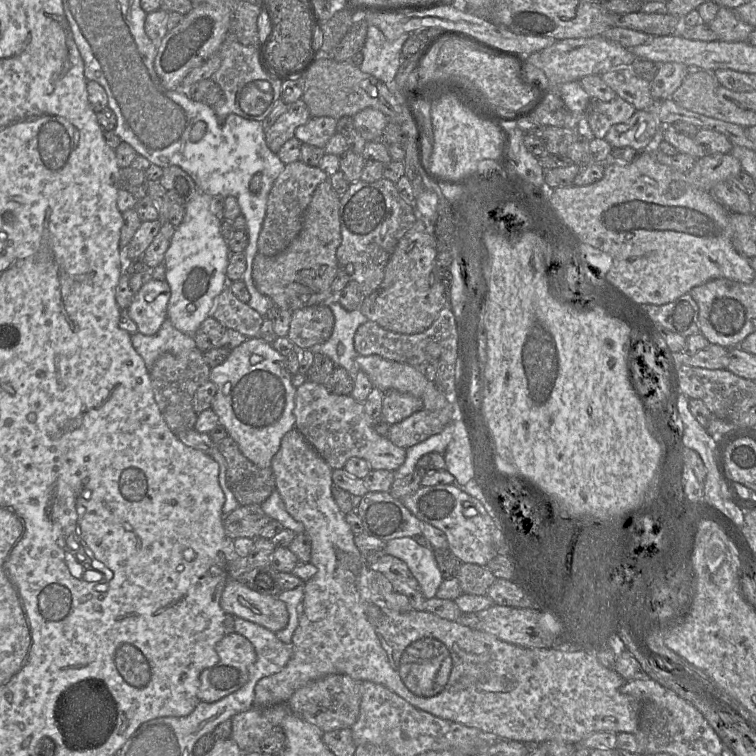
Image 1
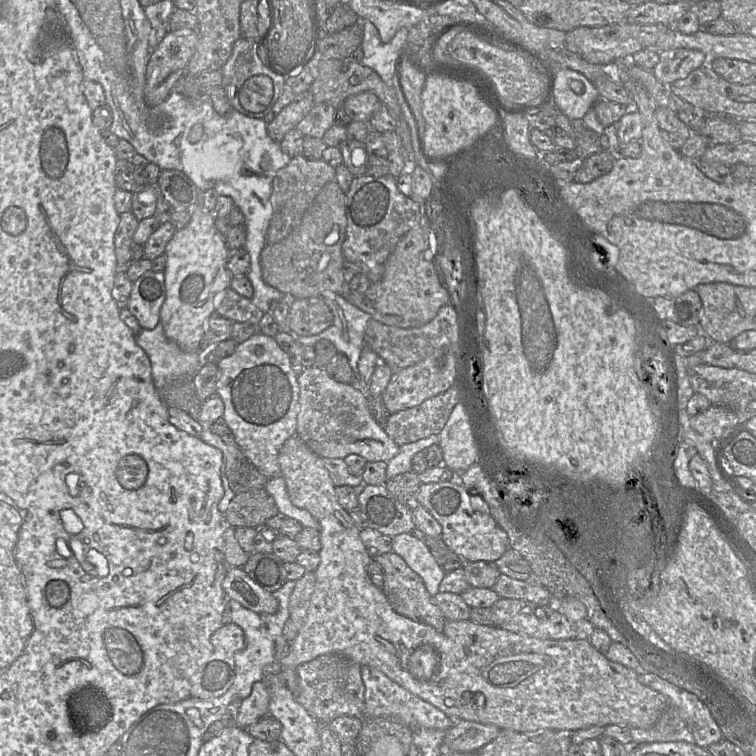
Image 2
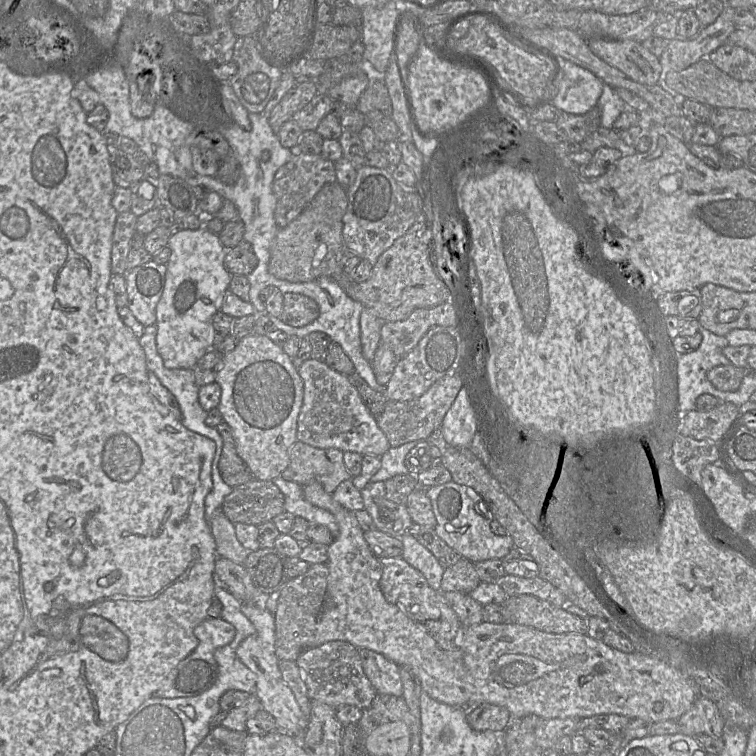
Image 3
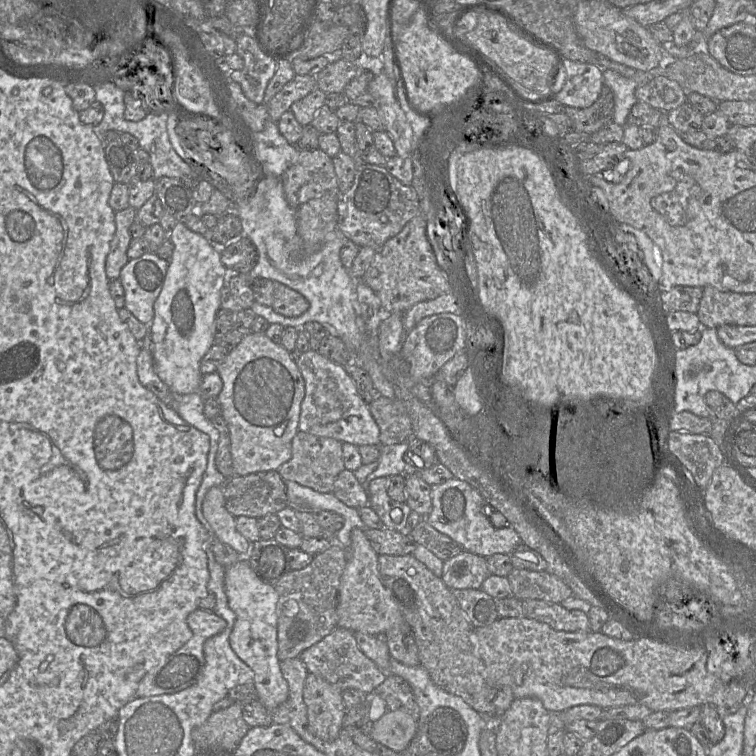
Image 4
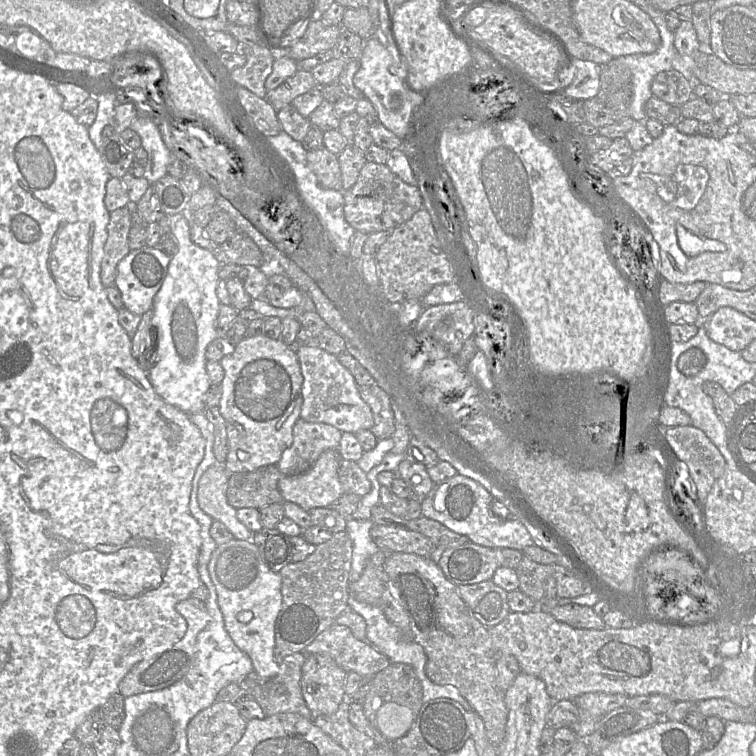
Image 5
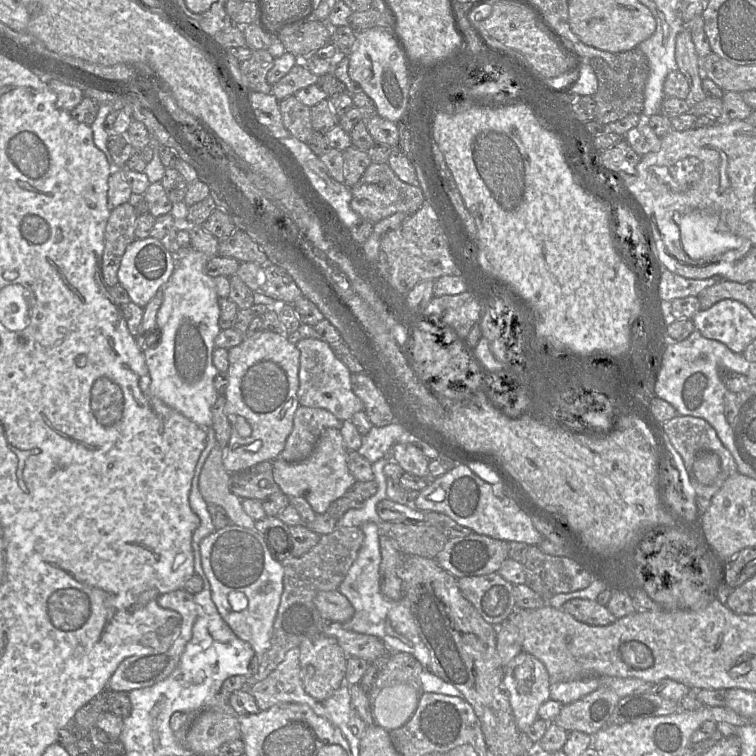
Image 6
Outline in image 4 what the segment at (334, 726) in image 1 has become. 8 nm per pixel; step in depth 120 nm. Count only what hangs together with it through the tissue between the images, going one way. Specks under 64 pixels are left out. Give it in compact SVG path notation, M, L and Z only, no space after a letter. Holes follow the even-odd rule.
M337 627L321 641L303 651L299 657L308 673L322 677L342 692L356 689L366 695L377 688L388 675L359 649L354 632L346 628Z

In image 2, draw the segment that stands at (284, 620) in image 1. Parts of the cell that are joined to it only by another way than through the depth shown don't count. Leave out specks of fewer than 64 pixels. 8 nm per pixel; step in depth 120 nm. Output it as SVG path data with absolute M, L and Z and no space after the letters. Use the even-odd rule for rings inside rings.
M228 568L222 588L227 599L232 599L259 615L274 614L278 611L278 600L258 586L242 568Z

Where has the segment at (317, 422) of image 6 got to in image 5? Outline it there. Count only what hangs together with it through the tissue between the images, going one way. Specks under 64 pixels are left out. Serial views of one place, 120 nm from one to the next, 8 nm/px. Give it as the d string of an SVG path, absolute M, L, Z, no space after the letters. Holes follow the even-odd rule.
M299 418L293 426L293 443L276 464L282 475L309 470L326 450L338 450L342 433L332 425L311 423Z

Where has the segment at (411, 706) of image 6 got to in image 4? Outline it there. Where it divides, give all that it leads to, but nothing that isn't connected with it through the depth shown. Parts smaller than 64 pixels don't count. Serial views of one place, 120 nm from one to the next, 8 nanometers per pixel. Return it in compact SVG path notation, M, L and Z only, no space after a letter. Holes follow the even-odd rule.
M395 710L387 711L369 727L369 736L391 750L401 753L405 750L418 730L418 720L410 714Z

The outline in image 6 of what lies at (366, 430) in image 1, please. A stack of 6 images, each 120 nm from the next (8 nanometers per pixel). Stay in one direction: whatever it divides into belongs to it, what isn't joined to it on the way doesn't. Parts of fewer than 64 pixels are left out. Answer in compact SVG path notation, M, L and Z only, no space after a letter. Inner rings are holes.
M302 338L296 347L300 352L297 397L301 406L325 409L342 422L364 410L363 402L352 391L349 369L335 356L328 343L318 338Z

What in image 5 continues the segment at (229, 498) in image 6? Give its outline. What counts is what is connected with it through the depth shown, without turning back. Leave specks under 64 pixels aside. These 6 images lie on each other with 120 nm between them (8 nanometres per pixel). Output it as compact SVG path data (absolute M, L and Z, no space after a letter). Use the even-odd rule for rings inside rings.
M223 464L209 466L198 483L199 506L213 520L222 522L234 538L251 541L254 533L239 521L237 509L228 503L228 480L229 474Z

